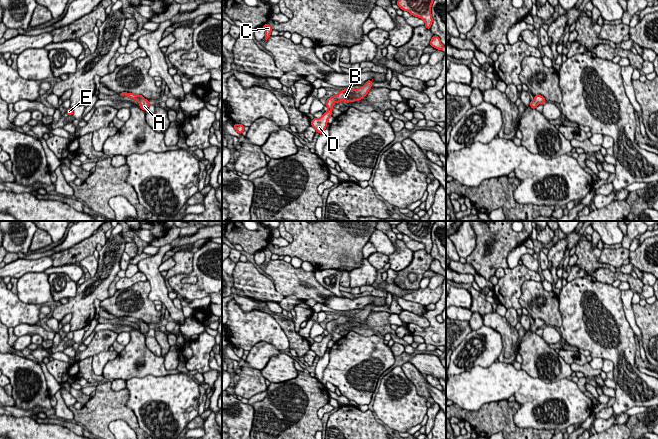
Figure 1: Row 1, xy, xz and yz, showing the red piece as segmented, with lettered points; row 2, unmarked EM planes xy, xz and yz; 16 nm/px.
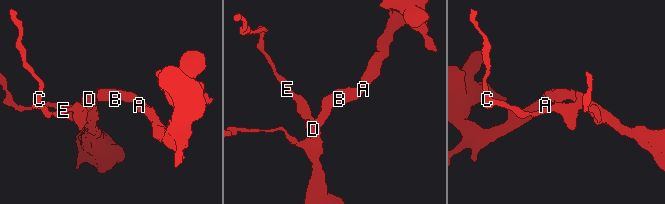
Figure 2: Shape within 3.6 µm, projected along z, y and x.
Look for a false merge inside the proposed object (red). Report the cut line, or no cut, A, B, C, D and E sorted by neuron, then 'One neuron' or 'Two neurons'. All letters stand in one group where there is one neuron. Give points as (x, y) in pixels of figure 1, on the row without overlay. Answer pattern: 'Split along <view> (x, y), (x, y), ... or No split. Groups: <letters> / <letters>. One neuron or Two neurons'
No split. Groups: A B C D E. One neuron

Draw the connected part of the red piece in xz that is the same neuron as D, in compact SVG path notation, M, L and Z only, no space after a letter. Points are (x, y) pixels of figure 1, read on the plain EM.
M372 304L366 305L366 307L358 313L345 313L340 315L336 320L327 323L326 330L328 335L323 338L321 342L314 342L311 345L311 350L315 352L316 356L322 358L327 351L327 346L330 340L332 340L332 333L334 327L345 325L347 327L363 323L369 316L370 312L373 311Z

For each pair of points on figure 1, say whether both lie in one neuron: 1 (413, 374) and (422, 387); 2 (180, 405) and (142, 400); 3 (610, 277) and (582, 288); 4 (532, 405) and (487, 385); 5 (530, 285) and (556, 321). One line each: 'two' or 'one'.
1: one
2: one
3: two
4: one
5: one

